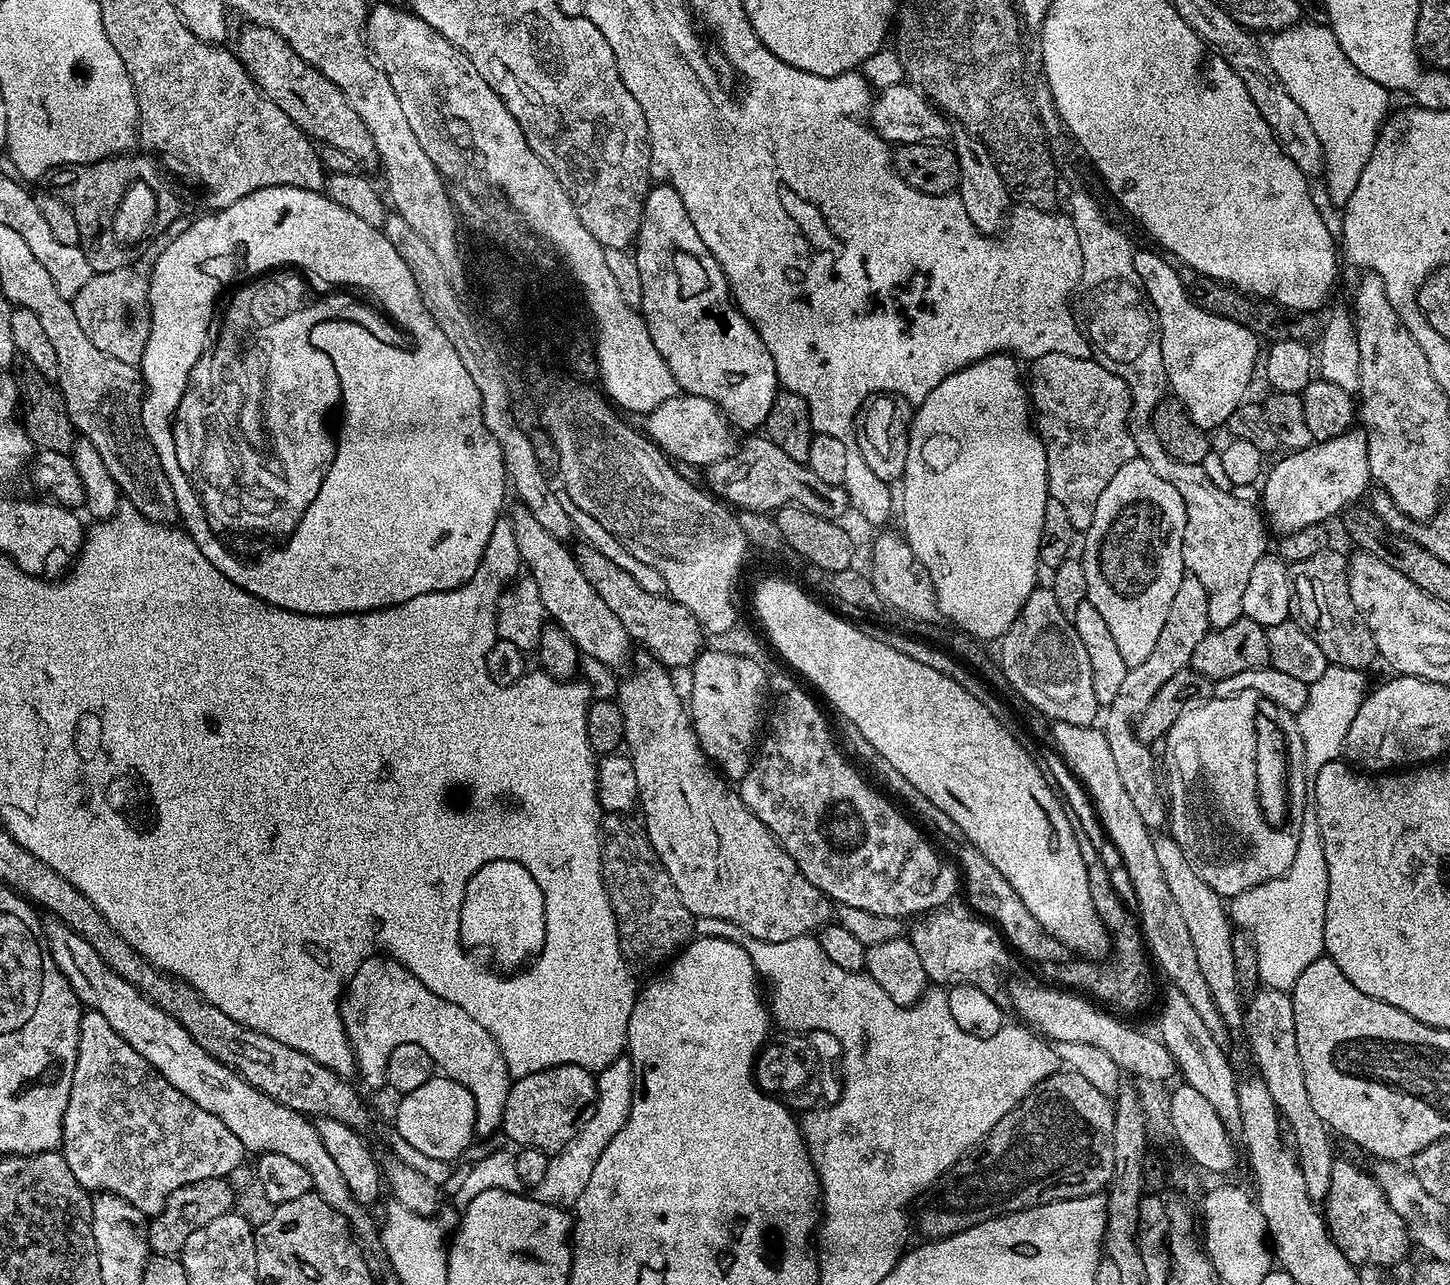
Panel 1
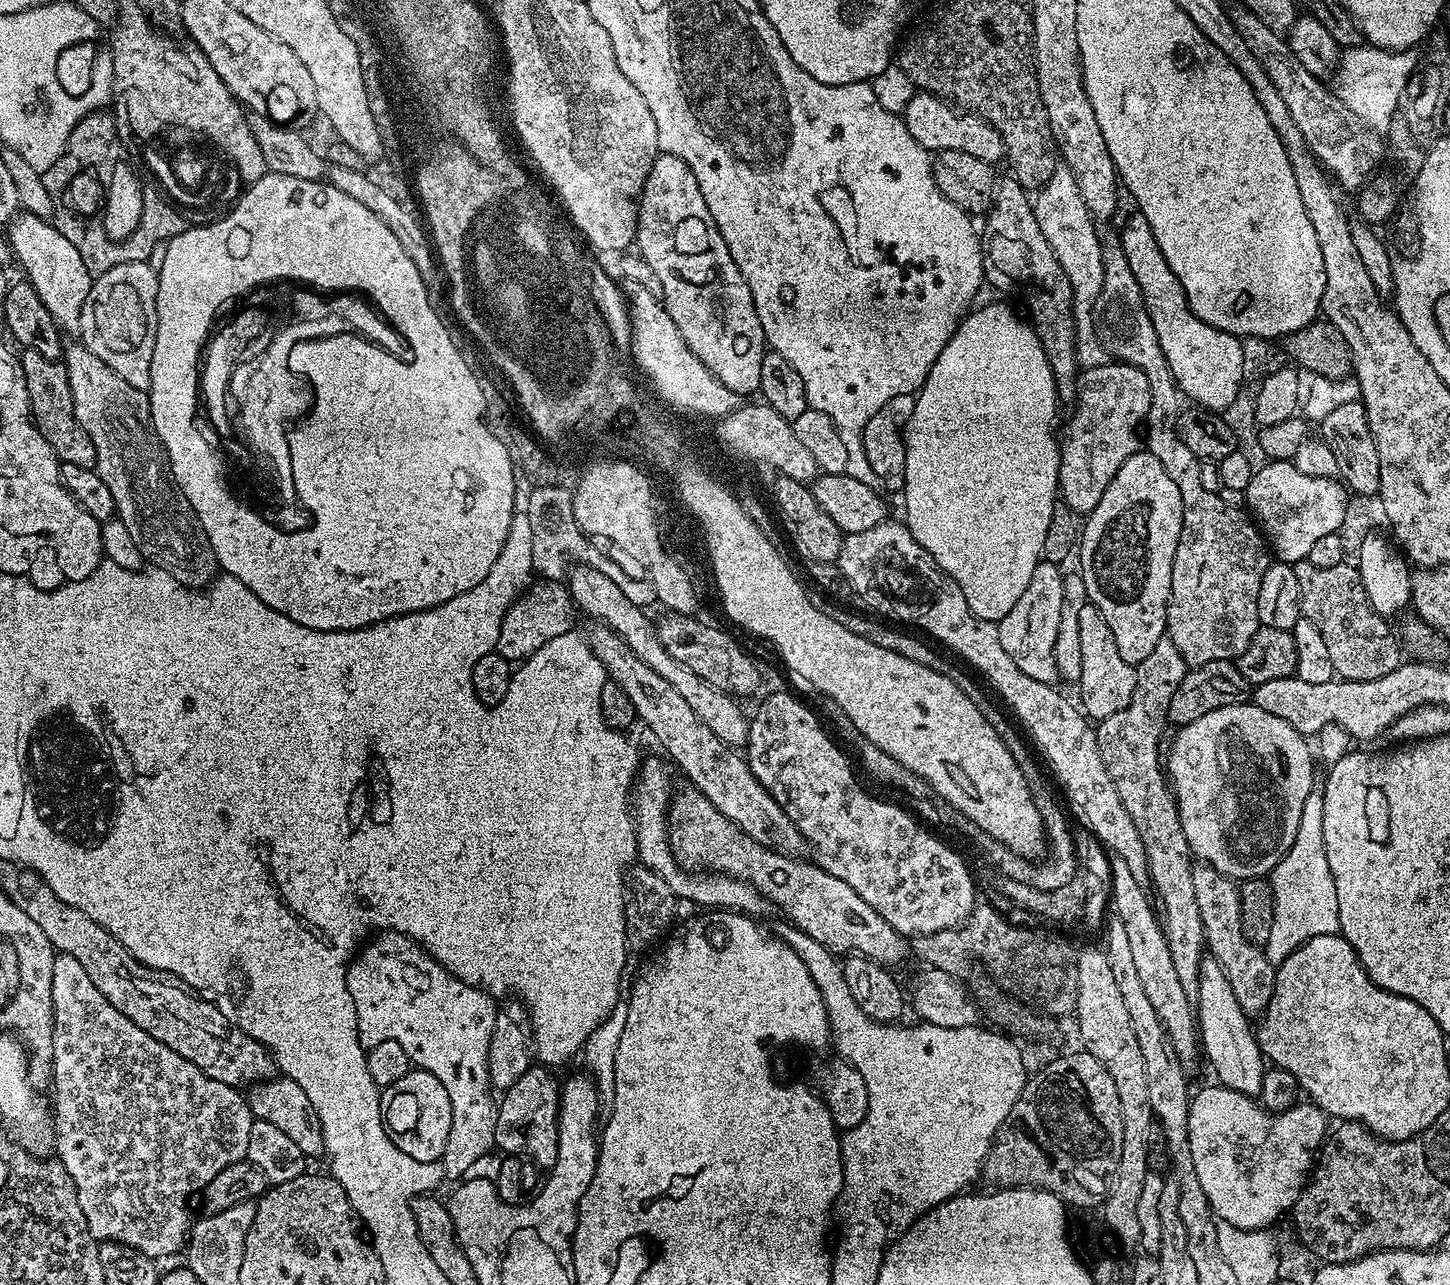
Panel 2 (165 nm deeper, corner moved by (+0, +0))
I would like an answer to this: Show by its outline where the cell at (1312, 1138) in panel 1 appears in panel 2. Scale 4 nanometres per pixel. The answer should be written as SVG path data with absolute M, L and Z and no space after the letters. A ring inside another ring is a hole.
M1203 862L1192 865L1194 874L1194 898L1198 901L1198 914L1202 914L1204 942L1207 951L1222 966L1222 974L1226 974L1226 982L1230 982L1230 990L1234 990L1234 998L1238 998L1238 1006L1249 1018L1263 1016L1270 998L1274 994L1276 968L1264 956L1264 949L1250 943L1242 932L1242 910L1239 908L1240 889L1237 881L1226 874L1218 874L1214 866Z

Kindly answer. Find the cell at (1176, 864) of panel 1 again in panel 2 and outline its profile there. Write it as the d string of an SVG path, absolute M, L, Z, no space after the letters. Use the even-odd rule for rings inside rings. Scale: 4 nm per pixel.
M1210 954L1205 955L1204 961L1200 963L1198 994L1194 1000L1197 1004L1202 1056L1205 1061L1208 1059L1209 1066L1216 1071L1216 1076L1220 1079L1217 1081L1243 1096L1259 1097L1266 1071L1266 1057L1260 1050L1260 1043L1256 1041L1249 1016L1244 1013L1242 1006L1238 1006L1238 998L1234 998L1234 990L1230 990L1226 974L1222 974L1222 966L1218 966Z

